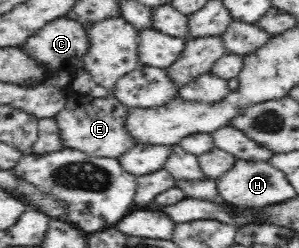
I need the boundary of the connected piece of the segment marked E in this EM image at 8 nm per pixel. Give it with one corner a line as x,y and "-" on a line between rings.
84,96
79,106
66,104
66,108
63,108
54,119
59,125
63,148
79,150
93,157
117,159
135,146
135,141
125,129
125,119
129,112
130,109
114,96
107,98

